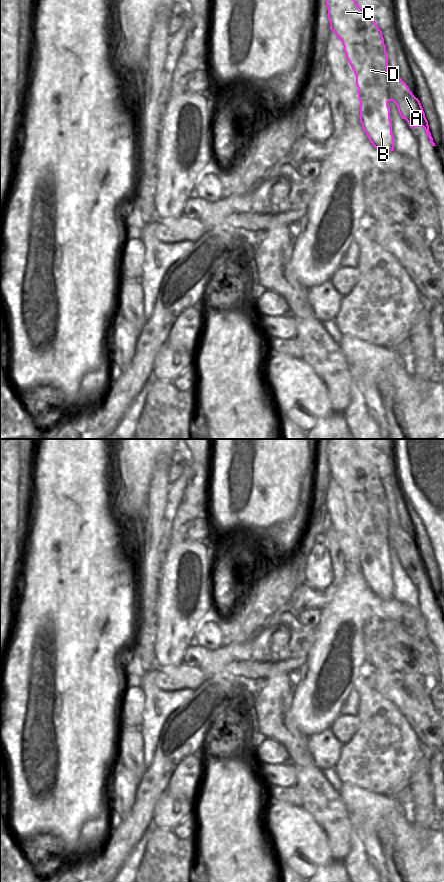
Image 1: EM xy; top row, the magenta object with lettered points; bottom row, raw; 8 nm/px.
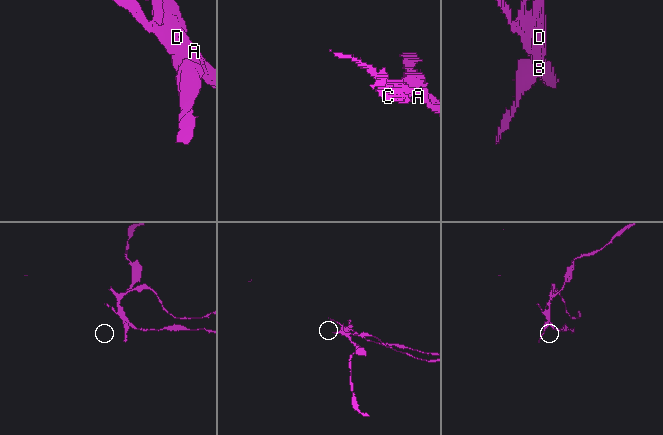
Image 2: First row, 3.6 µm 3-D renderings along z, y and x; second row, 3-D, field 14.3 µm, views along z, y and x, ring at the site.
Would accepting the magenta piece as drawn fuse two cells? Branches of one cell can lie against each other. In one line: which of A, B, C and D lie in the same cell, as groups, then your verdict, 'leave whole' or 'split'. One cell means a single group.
A / B C D; split

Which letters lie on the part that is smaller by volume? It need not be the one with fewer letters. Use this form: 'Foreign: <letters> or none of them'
Foreign: A

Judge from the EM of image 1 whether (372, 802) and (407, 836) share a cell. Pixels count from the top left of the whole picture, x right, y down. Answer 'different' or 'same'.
same

